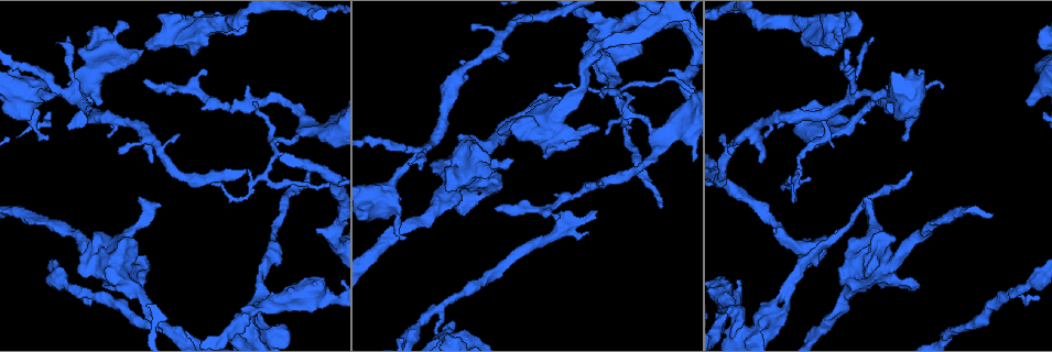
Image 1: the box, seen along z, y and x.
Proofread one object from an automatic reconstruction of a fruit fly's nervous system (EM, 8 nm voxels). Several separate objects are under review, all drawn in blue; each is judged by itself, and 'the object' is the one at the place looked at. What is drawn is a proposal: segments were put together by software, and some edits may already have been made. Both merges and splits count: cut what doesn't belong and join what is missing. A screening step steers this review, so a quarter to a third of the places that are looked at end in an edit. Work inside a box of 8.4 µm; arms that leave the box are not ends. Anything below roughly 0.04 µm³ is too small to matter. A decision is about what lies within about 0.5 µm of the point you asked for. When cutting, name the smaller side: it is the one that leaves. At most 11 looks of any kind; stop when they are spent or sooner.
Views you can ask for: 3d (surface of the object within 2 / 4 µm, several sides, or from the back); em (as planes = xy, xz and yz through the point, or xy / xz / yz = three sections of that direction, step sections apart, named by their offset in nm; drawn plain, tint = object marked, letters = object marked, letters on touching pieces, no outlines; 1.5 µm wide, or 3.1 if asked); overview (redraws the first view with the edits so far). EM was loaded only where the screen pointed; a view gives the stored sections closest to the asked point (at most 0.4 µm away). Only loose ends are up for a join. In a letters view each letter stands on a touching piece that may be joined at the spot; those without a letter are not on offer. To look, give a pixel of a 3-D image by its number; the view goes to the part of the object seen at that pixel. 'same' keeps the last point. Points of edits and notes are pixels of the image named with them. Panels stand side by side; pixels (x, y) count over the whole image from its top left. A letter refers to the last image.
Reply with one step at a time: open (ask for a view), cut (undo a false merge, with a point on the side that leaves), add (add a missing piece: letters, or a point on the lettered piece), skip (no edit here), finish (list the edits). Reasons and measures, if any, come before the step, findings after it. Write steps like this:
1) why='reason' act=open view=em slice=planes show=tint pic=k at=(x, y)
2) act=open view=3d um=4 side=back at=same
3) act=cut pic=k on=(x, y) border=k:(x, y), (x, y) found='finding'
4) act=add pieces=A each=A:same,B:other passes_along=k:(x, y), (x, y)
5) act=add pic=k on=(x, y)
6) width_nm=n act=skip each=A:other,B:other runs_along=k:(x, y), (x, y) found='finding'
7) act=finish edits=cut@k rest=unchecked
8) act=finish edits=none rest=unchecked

why='sudden change in width' act=open view=3d um=4 pic=1 at=(603, 32)

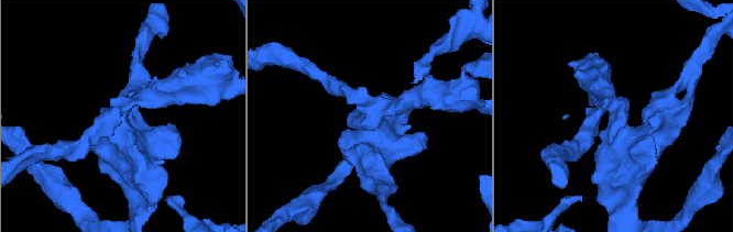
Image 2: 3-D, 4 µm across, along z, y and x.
act=open view=em slice=planes show=letters pic=2 at=(372, 117)

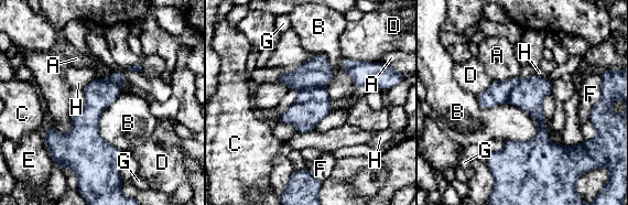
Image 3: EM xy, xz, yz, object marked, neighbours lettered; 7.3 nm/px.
longest_contact=B:500nm act=cut pic=3 on=(316, 72) each=A:other,B:other,C:other,D:other,E:other,F:other,G:other,H:other border=3:(324, 87), (305, 87), (300, 92) found='two neurons meet here'

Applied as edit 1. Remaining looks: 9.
why='see it whole again' act=open view=overview

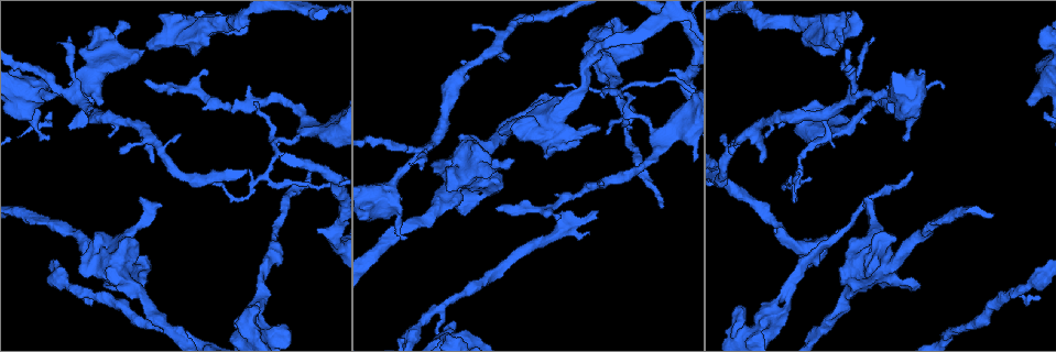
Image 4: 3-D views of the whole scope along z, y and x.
why='free end' act=open view=em slice=xz step=8 show=tint pic=4 at=(140, 199)

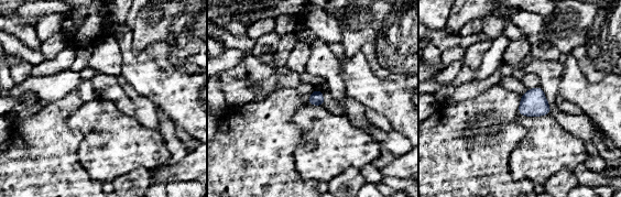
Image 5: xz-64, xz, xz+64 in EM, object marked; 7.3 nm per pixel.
why='cut it another way' act=open view=em slice=planes show=letters at=same

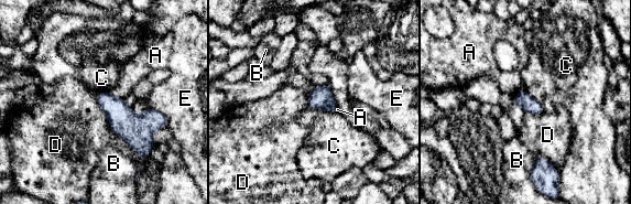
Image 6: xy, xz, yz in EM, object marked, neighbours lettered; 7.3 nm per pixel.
width_nm=110 act=skip each=A:other,B:other,C:other,D:other,E:other border=6:(96, 97), (110, 127) found='none of them fits'

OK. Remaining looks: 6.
why='tapers out' act=open view=em slice=planes show=tint pic=4 at=(208, 72)

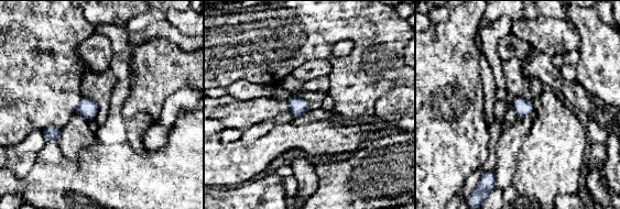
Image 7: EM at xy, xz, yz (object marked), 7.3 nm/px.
act=open view=em slice=planes show=letters at=same

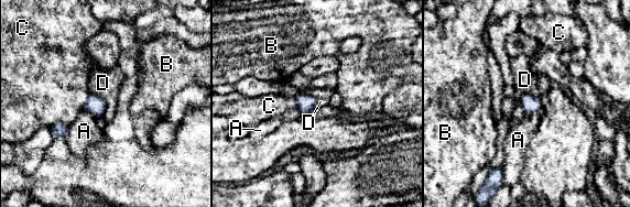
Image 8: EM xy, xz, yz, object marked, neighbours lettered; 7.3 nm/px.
longest_contact=D:150nm act=skip each=A:other,B:other,C:other,D:other border=8:(89, 93), (99, 96), (107, 102) found='none of them fits'

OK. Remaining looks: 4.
act=finish edits=cut@3 rest=unchecked

